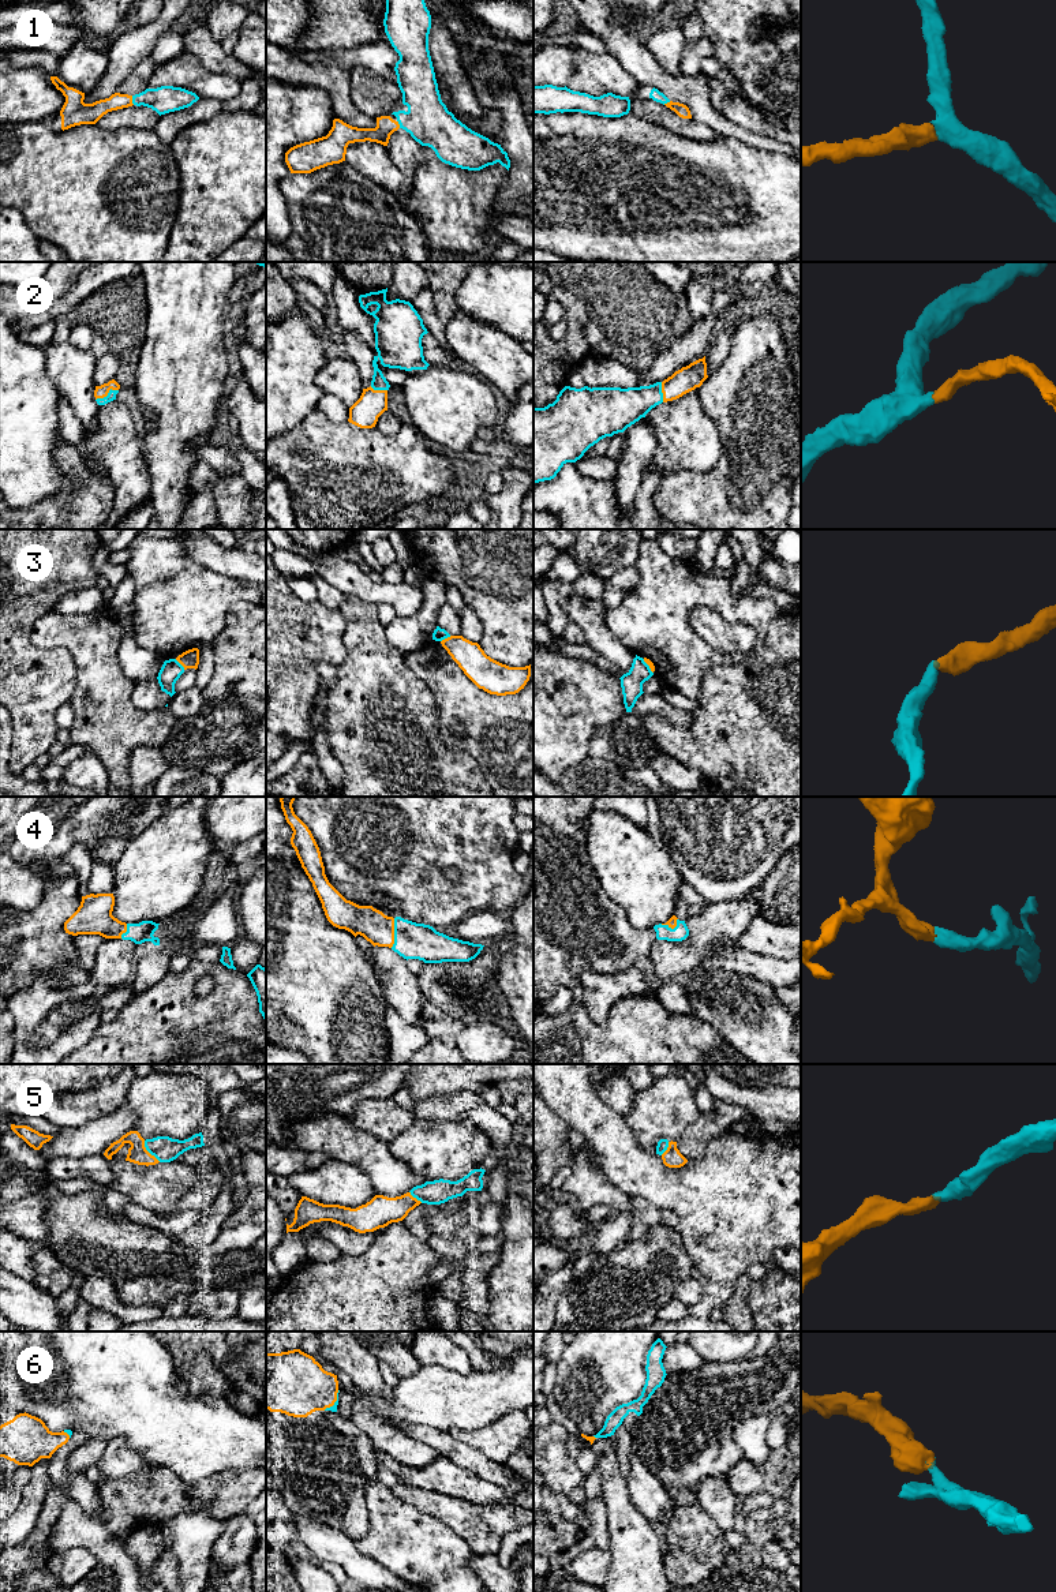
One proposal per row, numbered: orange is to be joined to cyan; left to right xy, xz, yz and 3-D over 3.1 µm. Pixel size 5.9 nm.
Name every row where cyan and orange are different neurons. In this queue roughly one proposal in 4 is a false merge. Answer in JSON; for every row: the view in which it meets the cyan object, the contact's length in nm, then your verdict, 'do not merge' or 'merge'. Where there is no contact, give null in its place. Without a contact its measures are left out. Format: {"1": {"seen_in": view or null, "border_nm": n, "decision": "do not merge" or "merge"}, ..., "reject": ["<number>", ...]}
{"1": {"seen_in": "xy", "border_nm": 60, "decision": "merge"}, "2": {"seen_in": "xy", "border_nm": 150, "decision": "merge"}, "3": {"seen_in": "xy", "border_nm": 90, "decision": "merge"}, "4": {"seen_in": "xz", "border_nm": 180, "decision": "merge"}, "5": {"seen_in": "xy", "border_nm": 160, "decision": "merge"}, "6": {"seen_in": "xz", "border_nm": 150, "decision": "merge"}, "reject": []}

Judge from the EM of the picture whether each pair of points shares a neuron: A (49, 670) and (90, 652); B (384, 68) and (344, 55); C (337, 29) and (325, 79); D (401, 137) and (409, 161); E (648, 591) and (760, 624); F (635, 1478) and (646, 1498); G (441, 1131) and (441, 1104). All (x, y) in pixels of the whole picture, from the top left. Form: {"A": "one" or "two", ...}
{"A": "two", "B": "one", "C": "two", "D": "one", "E": "one", "F": "one", "G": "two"}

